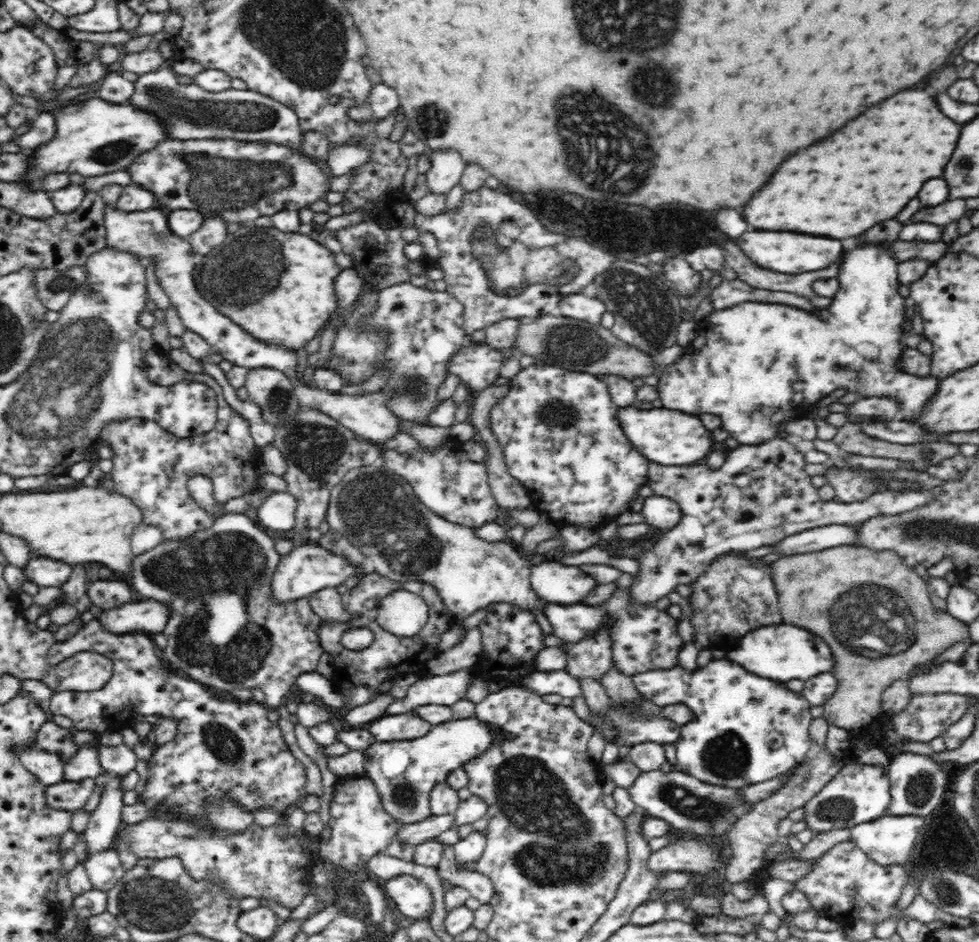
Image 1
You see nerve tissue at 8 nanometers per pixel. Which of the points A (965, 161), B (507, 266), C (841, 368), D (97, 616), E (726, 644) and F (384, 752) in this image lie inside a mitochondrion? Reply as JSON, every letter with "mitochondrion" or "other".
{"A":"mitochondrion","B":"mitochondrion","C":"mitochondrion","D":"other","E":"other","F":"other"}

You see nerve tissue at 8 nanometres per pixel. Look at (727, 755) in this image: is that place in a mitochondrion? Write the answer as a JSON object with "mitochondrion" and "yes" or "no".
{"mitochondrion":"yes"}

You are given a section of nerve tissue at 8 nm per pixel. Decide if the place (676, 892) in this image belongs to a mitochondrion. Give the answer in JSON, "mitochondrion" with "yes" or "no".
{"mitochondrion":"no"}

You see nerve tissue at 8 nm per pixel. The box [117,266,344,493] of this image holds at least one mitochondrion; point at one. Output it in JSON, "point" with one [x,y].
{"point":[279,401]}

